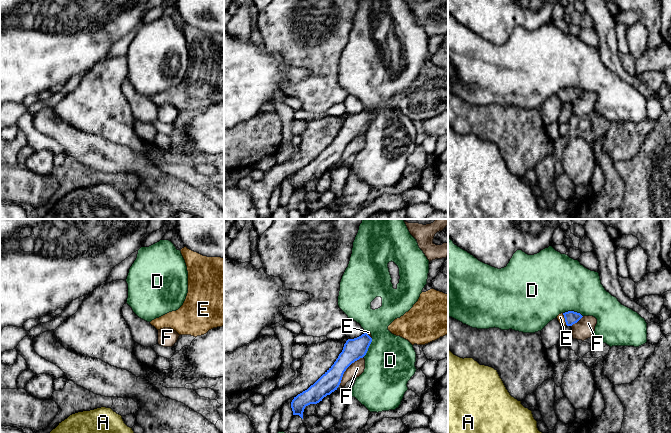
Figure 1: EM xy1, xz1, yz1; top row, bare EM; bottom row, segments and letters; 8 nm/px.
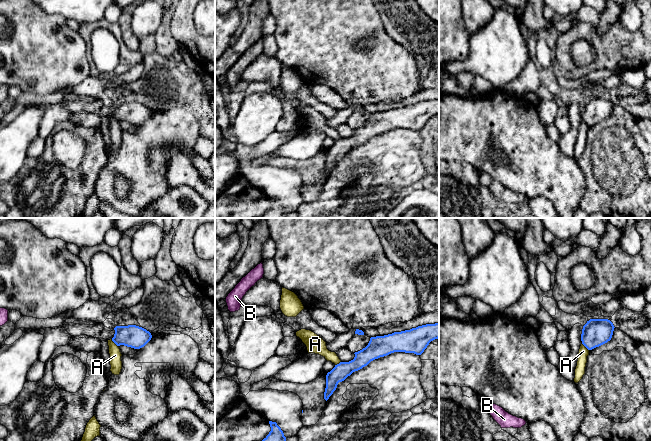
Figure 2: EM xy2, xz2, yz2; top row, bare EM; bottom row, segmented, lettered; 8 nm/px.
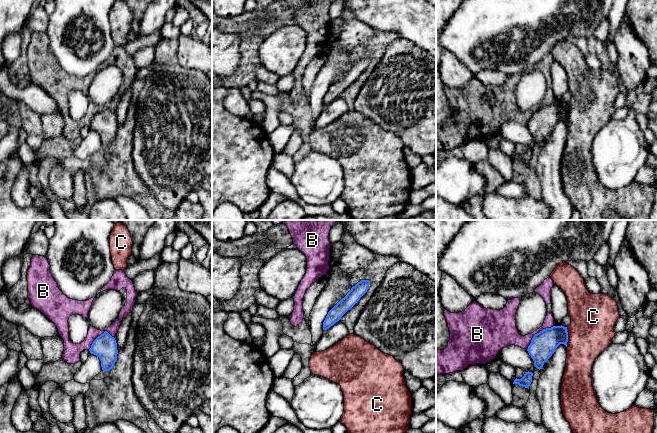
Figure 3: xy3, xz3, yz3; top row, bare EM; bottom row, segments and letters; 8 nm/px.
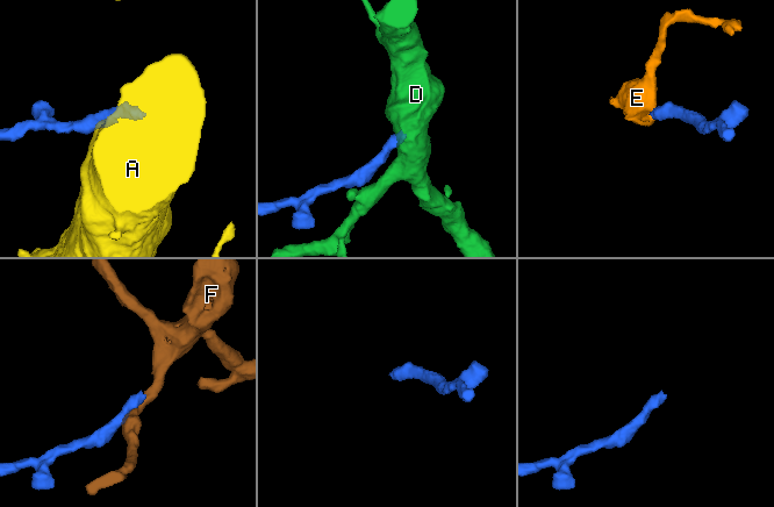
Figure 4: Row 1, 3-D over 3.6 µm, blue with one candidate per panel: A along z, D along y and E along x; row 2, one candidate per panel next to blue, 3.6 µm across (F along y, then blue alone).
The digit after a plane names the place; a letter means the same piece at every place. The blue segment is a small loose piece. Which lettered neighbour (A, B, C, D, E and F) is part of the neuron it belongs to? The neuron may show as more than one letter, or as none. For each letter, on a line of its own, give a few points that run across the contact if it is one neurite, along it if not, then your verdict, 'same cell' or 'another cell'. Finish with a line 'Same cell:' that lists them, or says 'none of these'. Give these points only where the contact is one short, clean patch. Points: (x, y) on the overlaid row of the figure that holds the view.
A: line xy2 (111, 339), (117, 346); another cell
B: another cell
C: another cell
D: line yz1 (563, 312), (576, 311), (582, 316); another cell
E: line yz1 (571, 317), (565, 319), (560, 317); same cell
F: line xz1 (363, 356), (355, 360), (346, 369), (339, 384); another cell
Same cell: E

